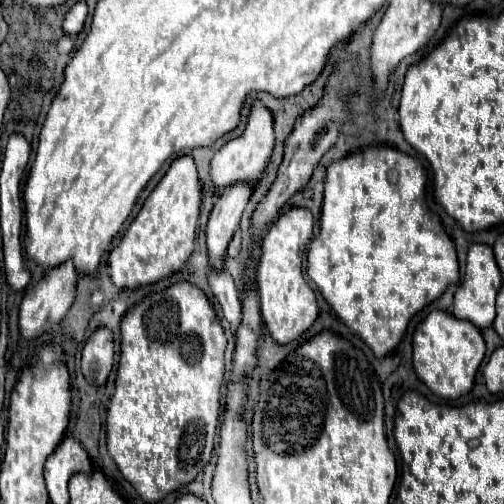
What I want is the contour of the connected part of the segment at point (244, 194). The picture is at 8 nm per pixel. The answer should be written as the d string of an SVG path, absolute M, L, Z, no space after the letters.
M237 184L225 190L217 198L217 204L207 222L207 254L209 266L213 270L223 270L227 258L227 246L239 228L241 214L251 198L251 188L247 184Z

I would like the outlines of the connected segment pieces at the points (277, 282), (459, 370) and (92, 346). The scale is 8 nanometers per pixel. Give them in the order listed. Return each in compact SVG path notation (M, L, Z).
M287 208L269 228L261 244L257 264L257 290L261 320L273 342L289 344L307 332L317 320L317 298L303 280L303 250L313 236L313 216L309 208Z
M431 312L415 330L413 336L413 368L427 388L441 398L459 398L475 384L475 374L485 358L485 342L481 332L465 320L449 312Z
M101 326L97 328L91 338L87 340L83 348L83 360L81 368L89 384L105 384L107 376L113 368L113 356L115 356L115 336L109 328Z

